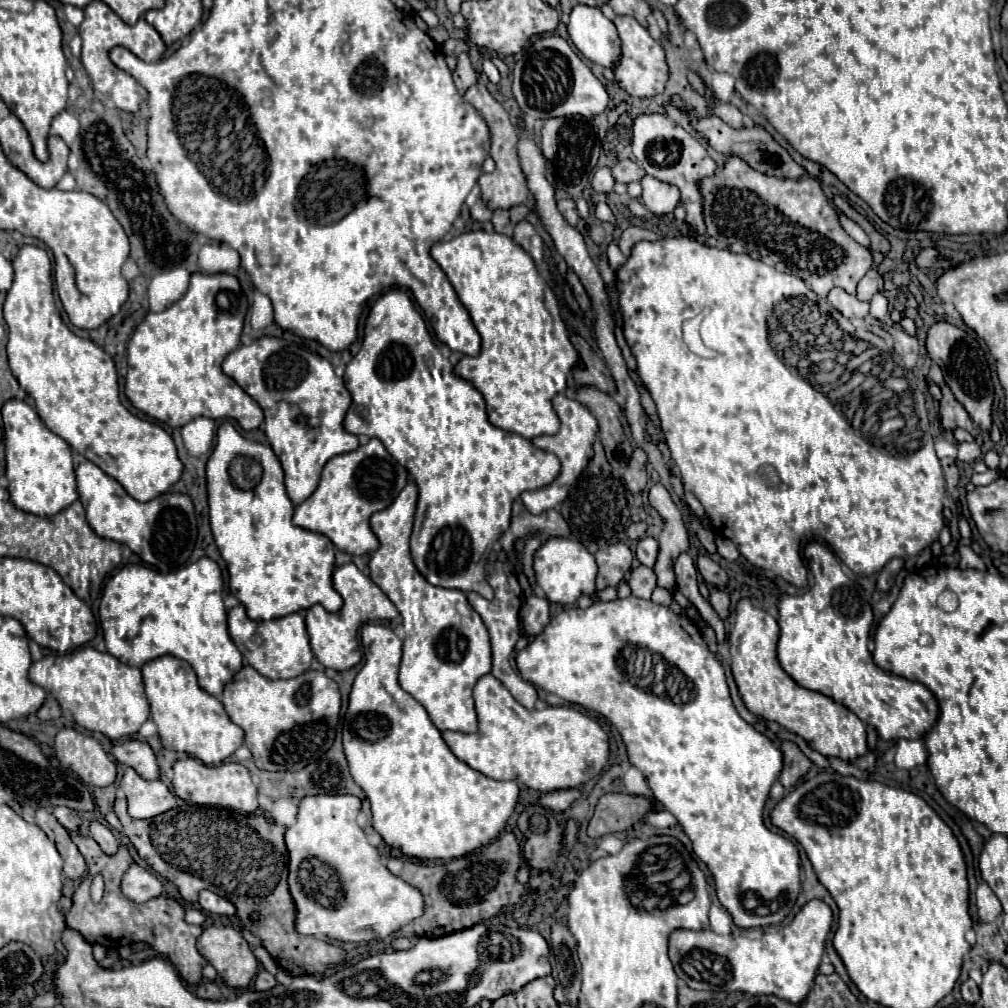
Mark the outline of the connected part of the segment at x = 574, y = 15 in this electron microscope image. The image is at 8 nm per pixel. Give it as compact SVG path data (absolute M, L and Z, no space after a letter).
M576 5L570 13L568 33L578 51L606 69L614 69L620 61L620 37L610 19L600 9Z

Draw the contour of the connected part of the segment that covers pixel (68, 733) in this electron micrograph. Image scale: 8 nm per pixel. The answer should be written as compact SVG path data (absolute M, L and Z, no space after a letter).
M64 727L56 735L56 757L72 769L84 783L94 787L106 787L116 781L116 763L102 749L102 745L86 733L72 727Z

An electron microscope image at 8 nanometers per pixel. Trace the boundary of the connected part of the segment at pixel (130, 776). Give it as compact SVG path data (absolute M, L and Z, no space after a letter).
M126 767L120 789L128 799L132 819L150 819L176 807L176 797L162 781L144 781L132 767Z

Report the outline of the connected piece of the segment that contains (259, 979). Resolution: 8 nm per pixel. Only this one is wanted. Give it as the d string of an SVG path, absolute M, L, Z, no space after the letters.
M260 971L258 975L256 975L256 979L254 979L254 987L256 987L256 991L268 991L268 989L272 989L276 985L276 979L274 979L274 975L270 975L268 971Z

